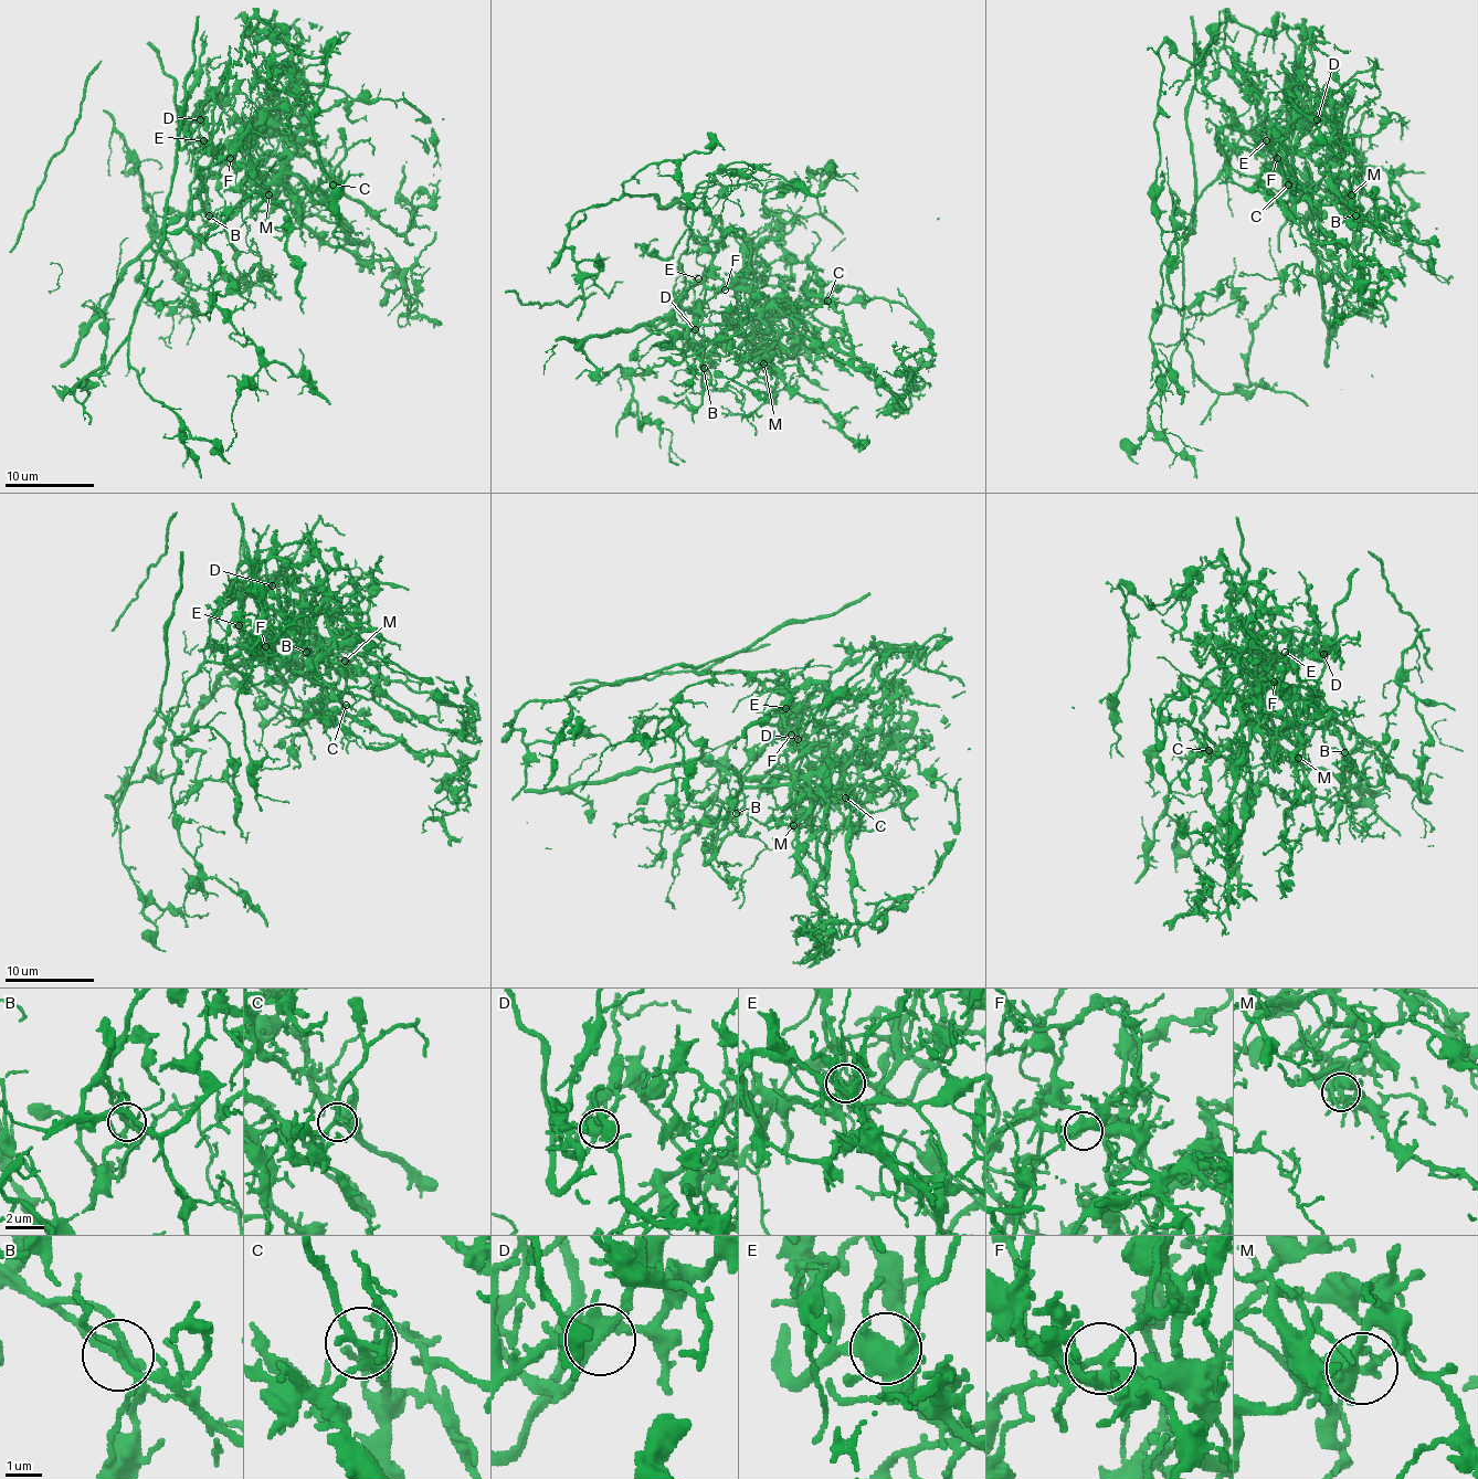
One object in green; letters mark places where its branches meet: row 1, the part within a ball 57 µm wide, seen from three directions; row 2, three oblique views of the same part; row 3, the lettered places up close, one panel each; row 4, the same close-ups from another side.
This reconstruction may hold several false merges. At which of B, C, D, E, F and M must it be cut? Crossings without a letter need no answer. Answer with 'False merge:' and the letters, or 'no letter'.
False merge: B, D, F, M

